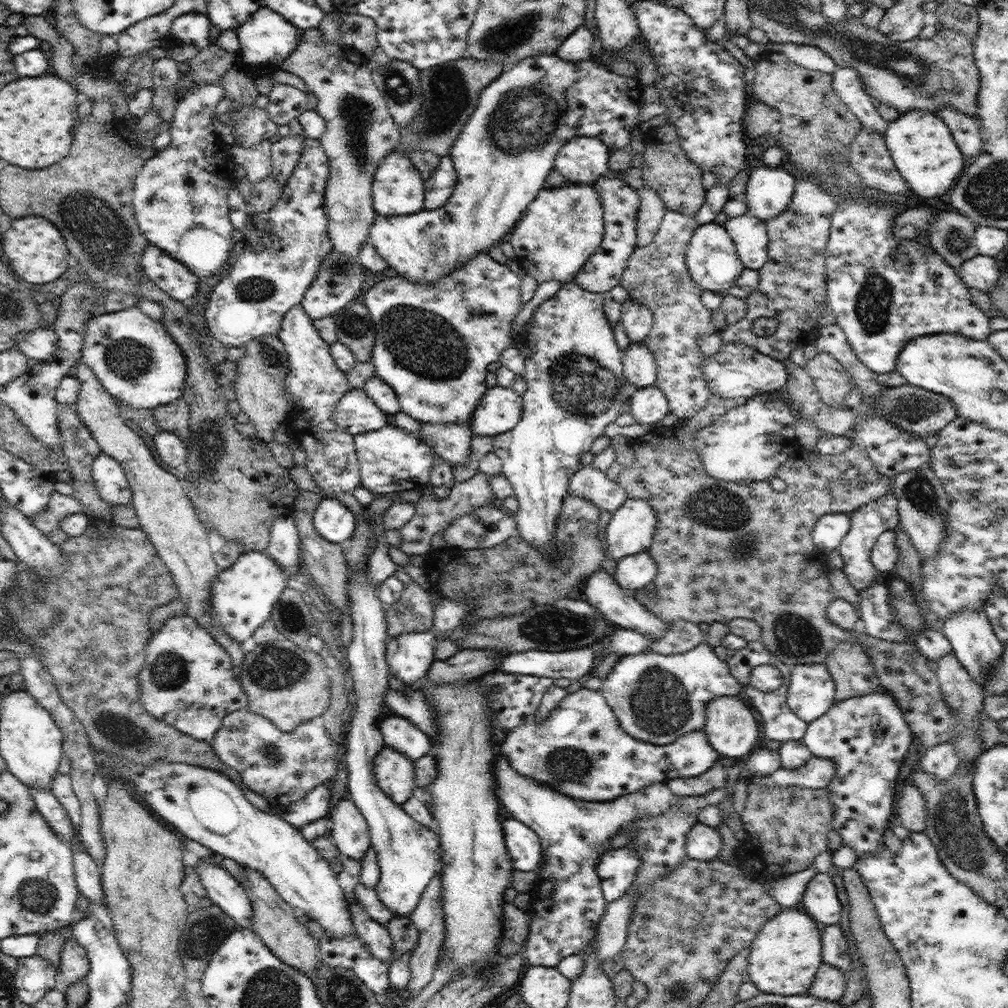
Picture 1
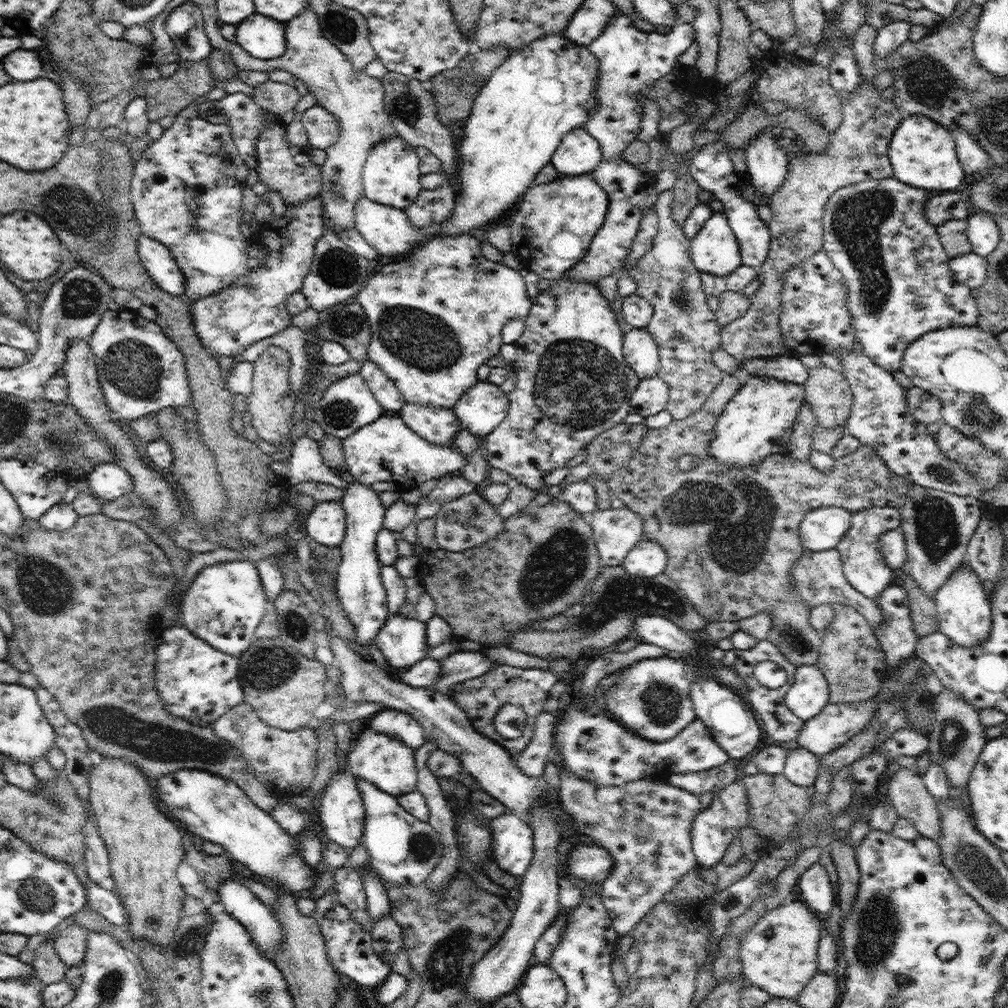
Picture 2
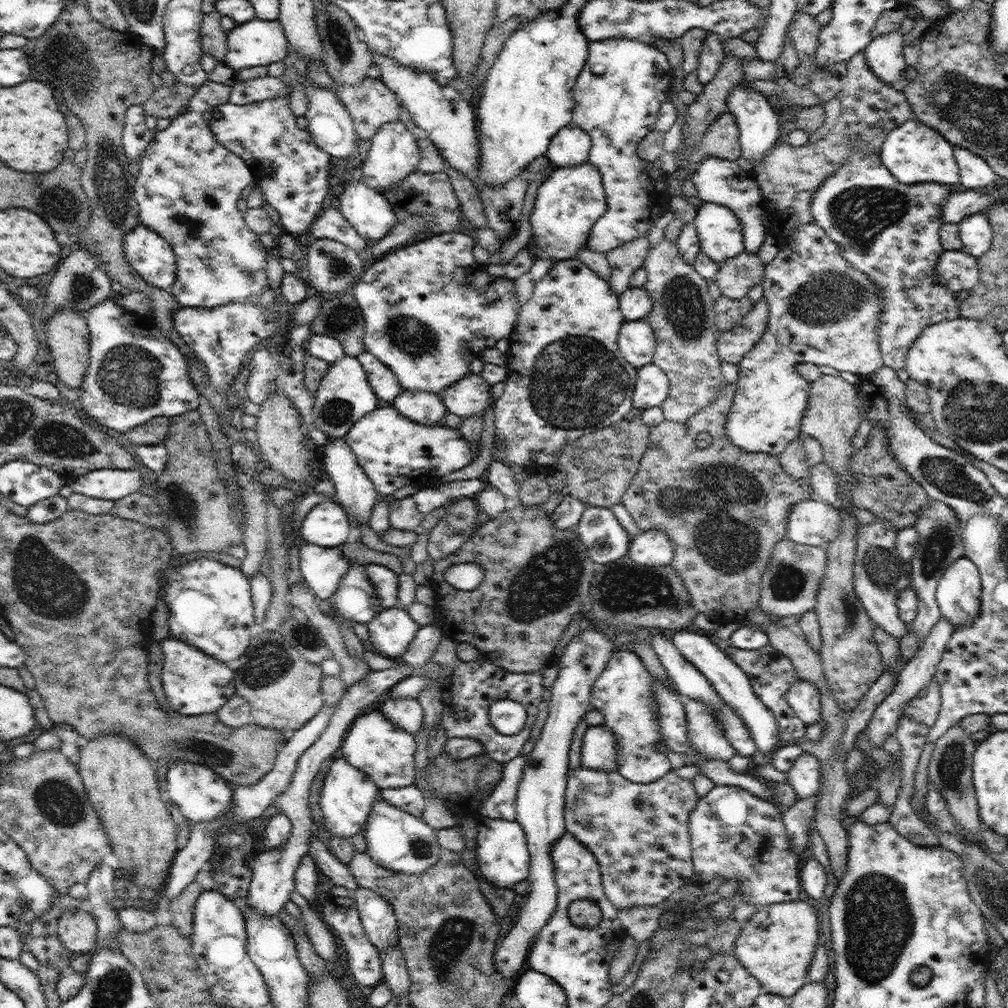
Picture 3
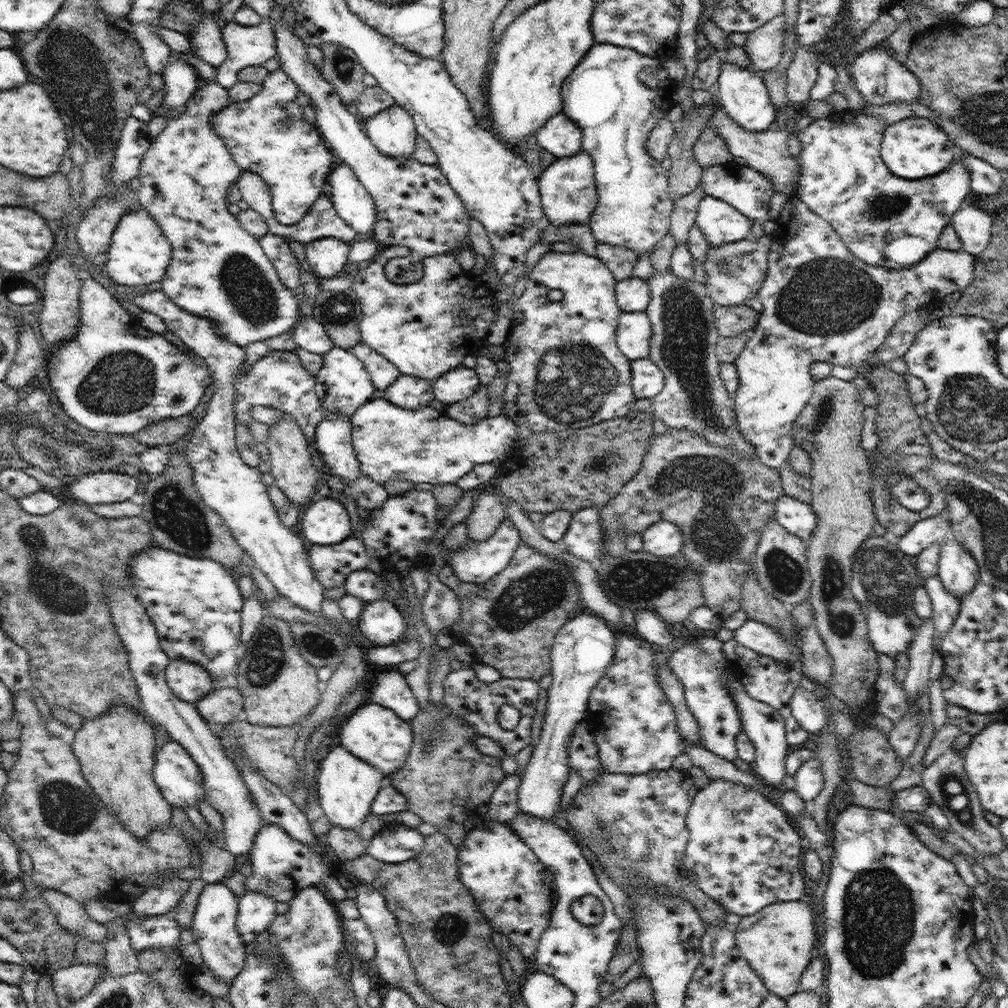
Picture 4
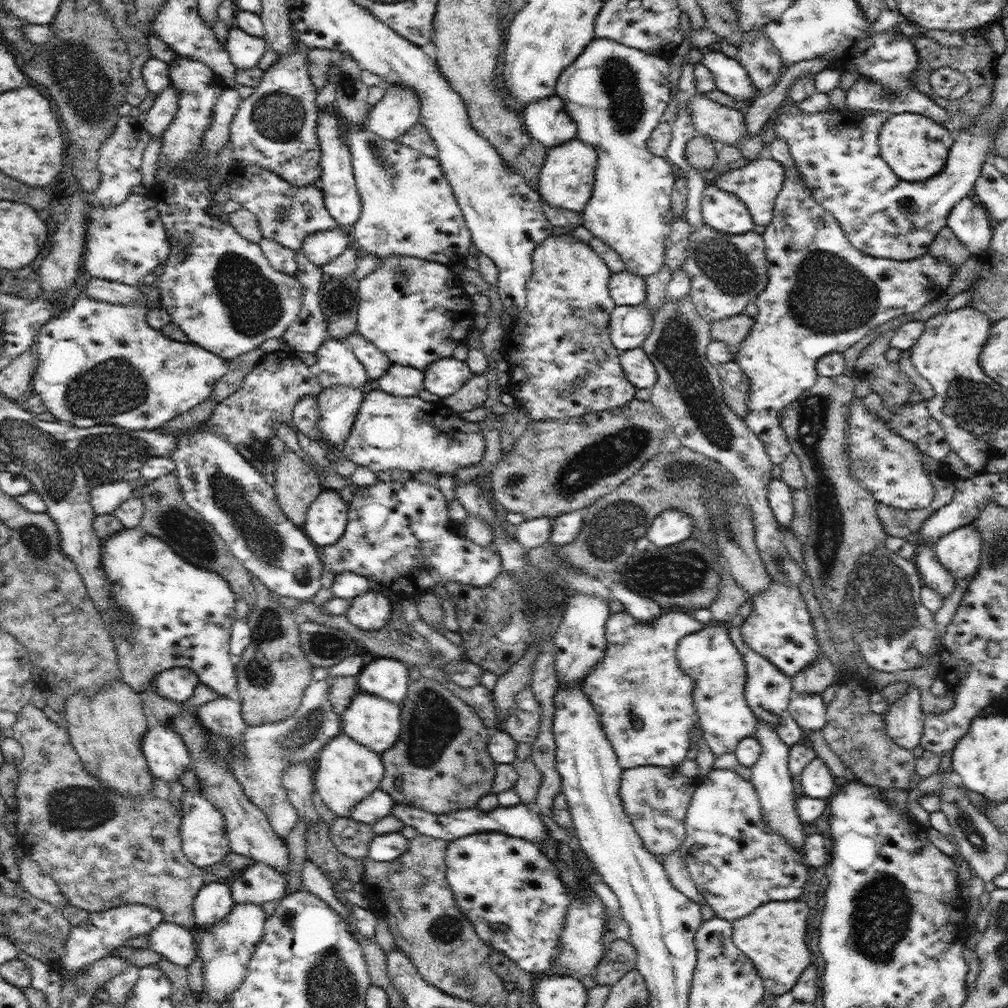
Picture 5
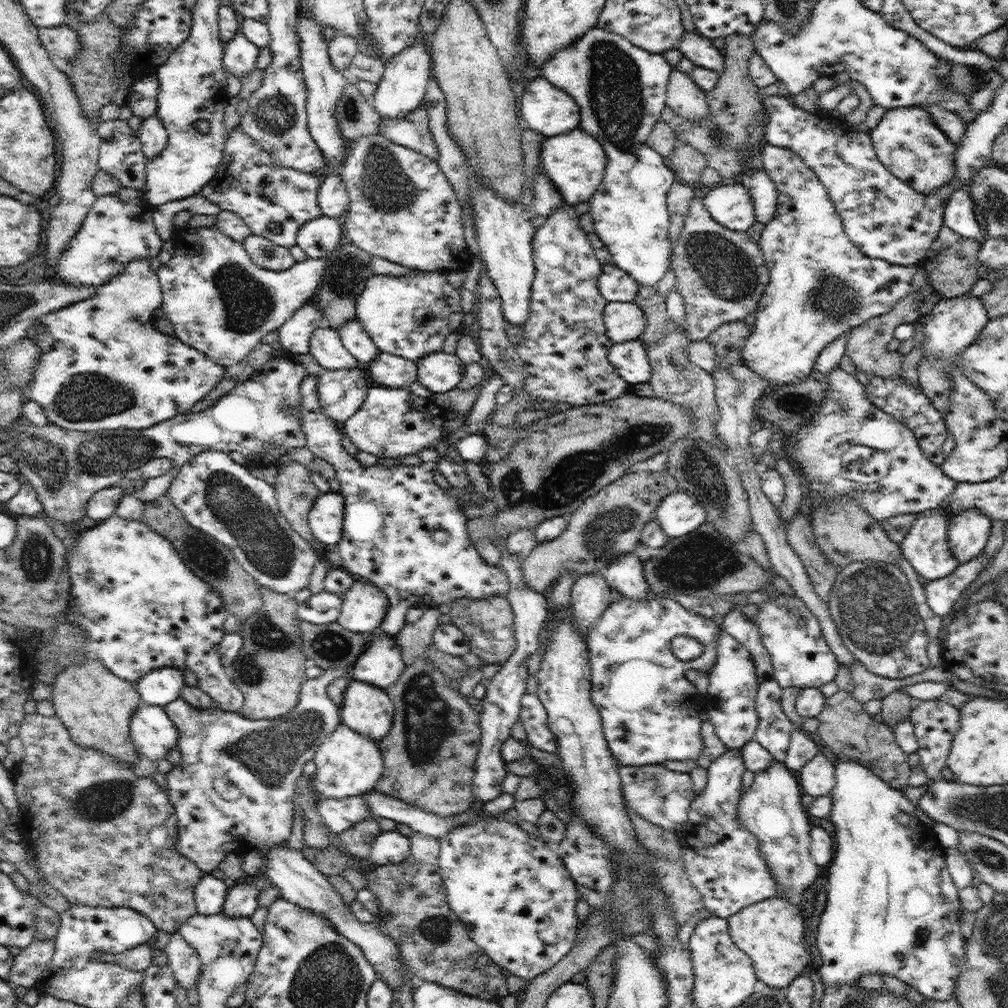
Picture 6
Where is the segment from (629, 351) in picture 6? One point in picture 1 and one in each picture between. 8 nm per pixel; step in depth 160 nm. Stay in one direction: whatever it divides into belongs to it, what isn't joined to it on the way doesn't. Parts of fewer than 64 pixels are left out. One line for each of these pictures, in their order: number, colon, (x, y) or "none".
1: (649, 405)
2: (651, 396)
3: (652, 386)
4: (648, 380)
5: (637, 367)

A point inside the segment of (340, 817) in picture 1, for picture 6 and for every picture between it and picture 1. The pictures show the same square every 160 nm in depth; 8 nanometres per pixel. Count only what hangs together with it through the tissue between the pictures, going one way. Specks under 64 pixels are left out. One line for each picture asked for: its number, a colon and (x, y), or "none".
2: (341, 811)
3: (348, 795)
4: (347, 786)
5: (348, 772)
6: (348, 764)

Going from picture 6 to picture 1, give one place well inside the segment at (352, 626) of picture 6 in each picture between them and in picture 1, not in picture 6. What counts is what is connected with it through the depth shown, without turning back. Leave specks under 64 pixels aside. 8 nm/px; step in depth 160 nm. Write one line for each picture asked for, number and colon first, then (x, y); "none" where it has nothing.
1: (409, 656)
2: (402, 640)
3: (391, 631)
4: (381, 622)
5: (371, 611)

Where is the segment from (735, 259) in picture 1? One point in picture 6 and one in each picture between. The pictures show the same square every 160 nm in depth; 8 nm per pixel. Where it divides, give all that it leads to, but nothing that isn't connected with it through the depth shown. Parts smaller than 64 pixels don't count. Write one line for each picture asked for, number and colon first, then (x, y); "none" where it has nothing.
2: (714, 249)
3: (720, 235)
4: (720, 222)
5: (724, 212)
6: (730, 204)

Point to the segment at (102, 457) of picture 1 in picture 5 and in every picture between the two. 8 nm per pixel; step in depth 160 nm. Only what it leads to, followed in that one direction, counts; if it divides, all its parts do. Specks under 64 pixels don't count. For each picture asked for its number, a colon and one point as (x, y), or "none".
2: (109, 481)
3: (109, 484)
4: (104, 488)
5: (105, 498)

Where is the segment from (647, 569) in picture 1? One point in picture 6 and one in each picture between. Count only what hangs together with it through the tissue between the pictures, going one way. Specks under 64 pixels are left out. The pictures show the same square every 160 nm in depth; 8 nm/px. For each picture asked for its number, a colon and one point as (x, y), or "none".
2: (648, 558)
3: (653, 547)
4: (663, 537)
5: (673, 526)
6: (680, 512)

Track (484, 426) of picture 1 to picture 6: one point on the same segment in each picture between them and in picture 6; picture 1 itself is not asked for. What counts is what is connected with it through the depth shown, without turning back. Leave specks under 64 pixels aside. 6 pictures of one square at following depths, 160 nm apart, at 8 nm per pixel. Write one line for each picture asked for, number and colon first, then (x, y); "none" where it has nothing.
2: (482, 408)
3: (470, 396)
4: (456, 385)
5: (445, 376)
6: (439, 372)

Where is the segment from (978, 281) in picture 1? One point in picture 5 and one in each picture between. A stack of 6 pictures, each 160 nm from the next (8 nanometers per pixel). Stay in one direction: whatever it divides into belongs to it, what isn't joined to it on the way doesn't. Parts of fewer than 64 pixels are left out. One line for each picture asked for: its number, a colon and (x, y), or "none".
2: (970, 269)
3: (957, 270)
4: (820, 303)
5: (823, 295)

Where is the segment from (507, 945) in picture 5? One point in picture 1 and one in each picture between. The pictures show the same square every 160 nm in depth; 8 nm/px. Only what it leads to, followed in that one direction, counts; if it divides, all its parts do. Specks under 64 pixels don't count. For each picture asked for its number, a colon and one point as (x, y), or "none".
1: (523, 844)
2: (512, 840)
3: (503, 858)
4: (506, 878)

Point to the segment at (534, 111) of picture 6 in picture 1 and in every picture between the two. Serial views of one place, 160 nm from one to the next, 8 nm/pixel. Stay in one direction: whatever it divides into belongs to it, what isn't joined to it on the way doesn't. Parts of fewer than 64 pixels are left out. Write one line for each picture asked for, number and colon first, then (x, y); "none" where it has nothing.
1: (583, 158)
2: (579, 152)
3: (570, 146)
4: (560, 136)
5: (546, 120)

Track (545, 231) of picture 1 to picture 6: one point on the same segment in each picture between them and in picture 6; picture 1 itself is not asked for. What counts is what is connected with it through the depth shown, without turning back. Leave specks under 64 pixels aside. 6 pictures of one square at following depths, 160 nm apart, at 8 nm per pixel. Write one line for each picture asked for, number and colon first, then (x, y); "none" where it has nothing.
2: (552, 226)
3: (569, 202)
4: (568, 190)
5: (567, 177)
6: (575, 161)

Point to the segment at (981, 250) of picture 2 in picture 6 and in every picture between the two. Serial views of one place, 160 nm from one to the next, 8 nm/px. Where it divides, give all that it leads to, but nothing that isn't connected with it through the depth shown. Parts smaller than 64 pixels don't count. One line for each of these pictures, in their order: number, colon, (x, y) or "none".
3: (976, 233)
4: (973, 223)
5: (970, 222)
6: (959, 215)

